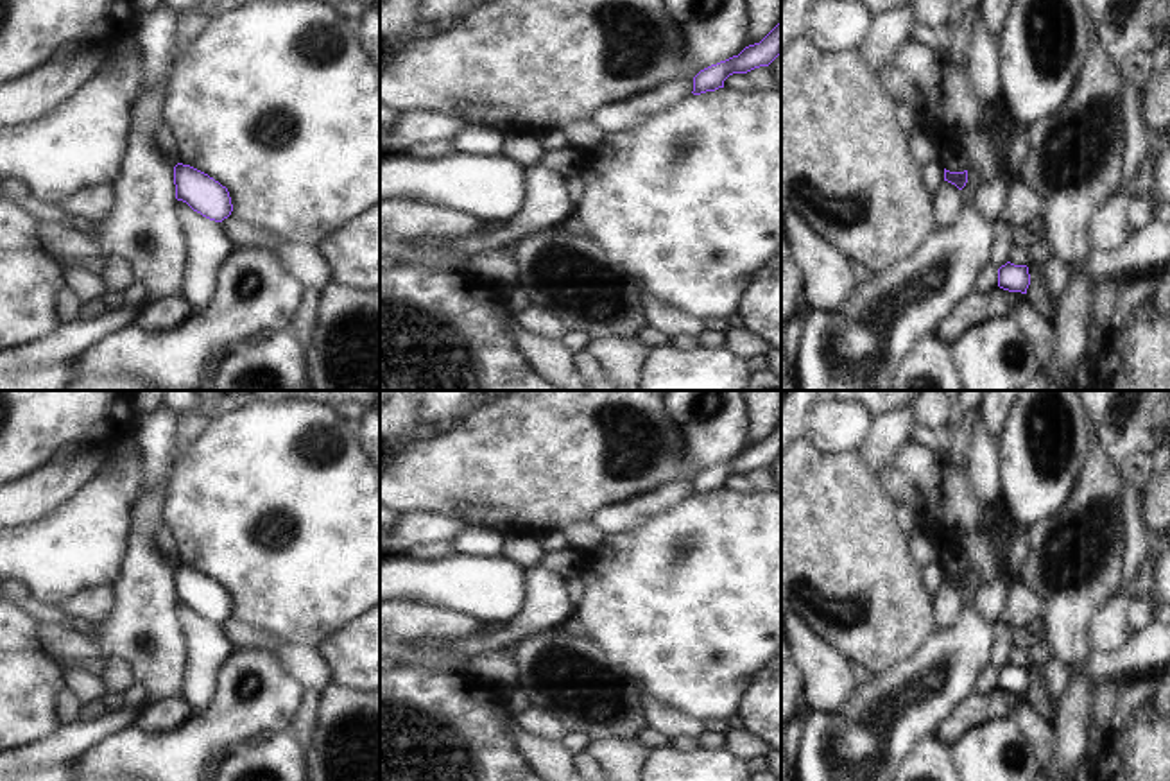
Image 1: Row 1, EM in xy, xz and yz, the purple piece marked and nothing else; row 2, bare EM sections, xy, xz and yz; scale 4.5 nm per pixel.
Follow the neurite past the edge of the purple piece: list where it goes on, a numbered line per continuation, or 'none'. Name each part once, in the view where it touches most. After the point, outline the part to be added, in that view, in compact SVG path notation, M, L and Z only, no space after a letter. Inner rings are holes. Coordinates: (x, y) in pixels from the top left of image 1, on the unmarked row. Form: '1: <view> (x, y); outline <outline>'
none

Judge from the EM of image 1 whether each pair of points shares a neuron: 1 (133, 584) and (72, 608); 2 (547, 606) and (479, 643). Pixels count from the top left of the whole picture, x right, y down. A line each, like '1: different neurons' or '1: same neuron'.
1: different neurons
2: same neuron

